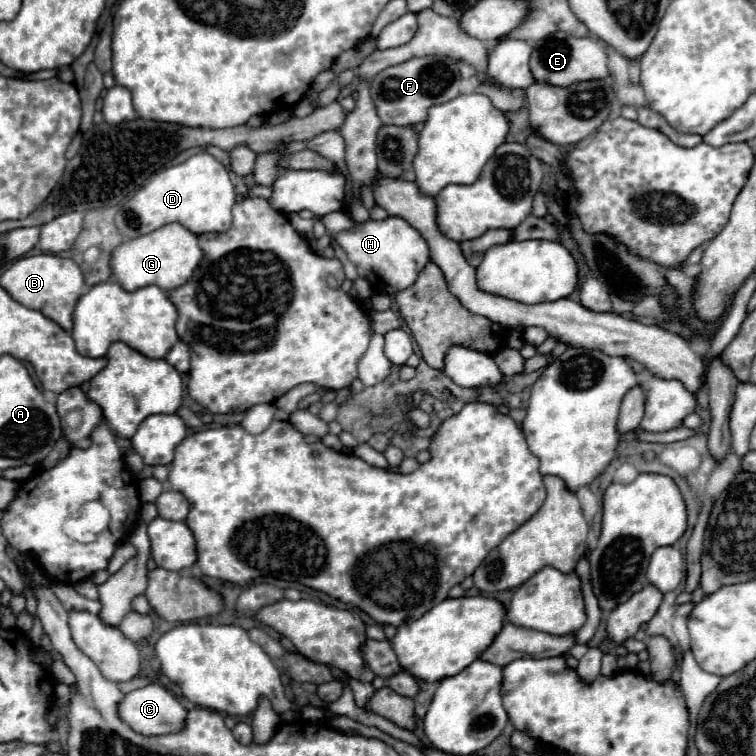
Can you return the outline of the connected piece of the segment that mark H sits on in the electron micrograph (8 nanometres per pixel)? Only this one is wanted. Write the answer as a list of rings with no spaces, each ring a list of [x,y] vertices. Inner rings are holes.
[[[386,217],[384,221],[368,219],[364,223],[354,223],[352,229],[334,235],[334,241],[346,251],[348,259],[356,265],[358,275],[366,277],[374,293],[394,295],[414,283],[414,277],[430,261],[428,245],[424,237],[414,231],[414,227],[400,217]]]

